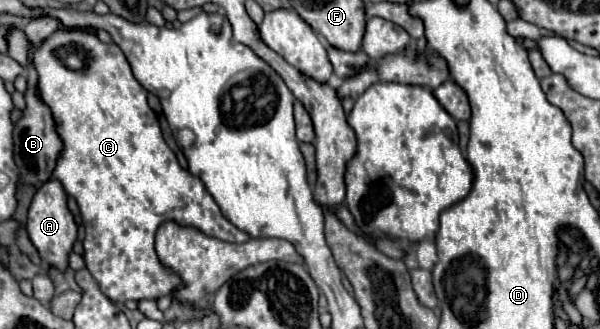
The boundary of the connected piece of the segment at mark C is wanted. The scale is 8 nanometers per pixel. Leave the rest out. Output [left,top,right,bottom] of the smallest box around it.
[33,29,251,303]

